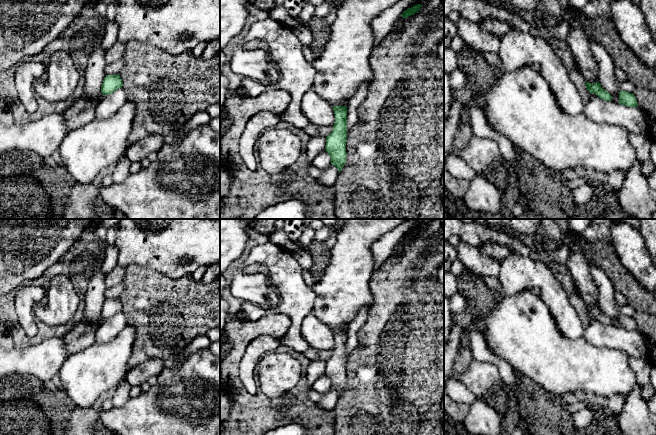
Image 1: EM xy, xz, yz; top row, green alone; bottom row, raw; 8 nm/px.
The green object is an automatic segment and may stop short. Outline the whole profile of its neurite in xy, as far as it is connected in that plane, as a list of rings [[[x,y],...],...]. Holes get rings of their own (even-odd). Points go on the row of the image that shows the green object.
[[[119,74],[117,75],[106,75],[101,86],[101,92],[103,95],[109,95],[122,88],[123,82]]]

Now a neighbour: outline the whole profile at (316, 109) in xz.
[[[313,86],[303,96],[301,110],[310,124],[333,127],[335,123],[333,106],[319,96]]]

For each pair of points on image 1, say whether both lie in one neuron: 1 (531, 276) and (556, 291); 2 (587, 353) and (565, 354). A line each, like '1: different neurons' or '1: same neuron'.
1: same neuron
2: same neuron

